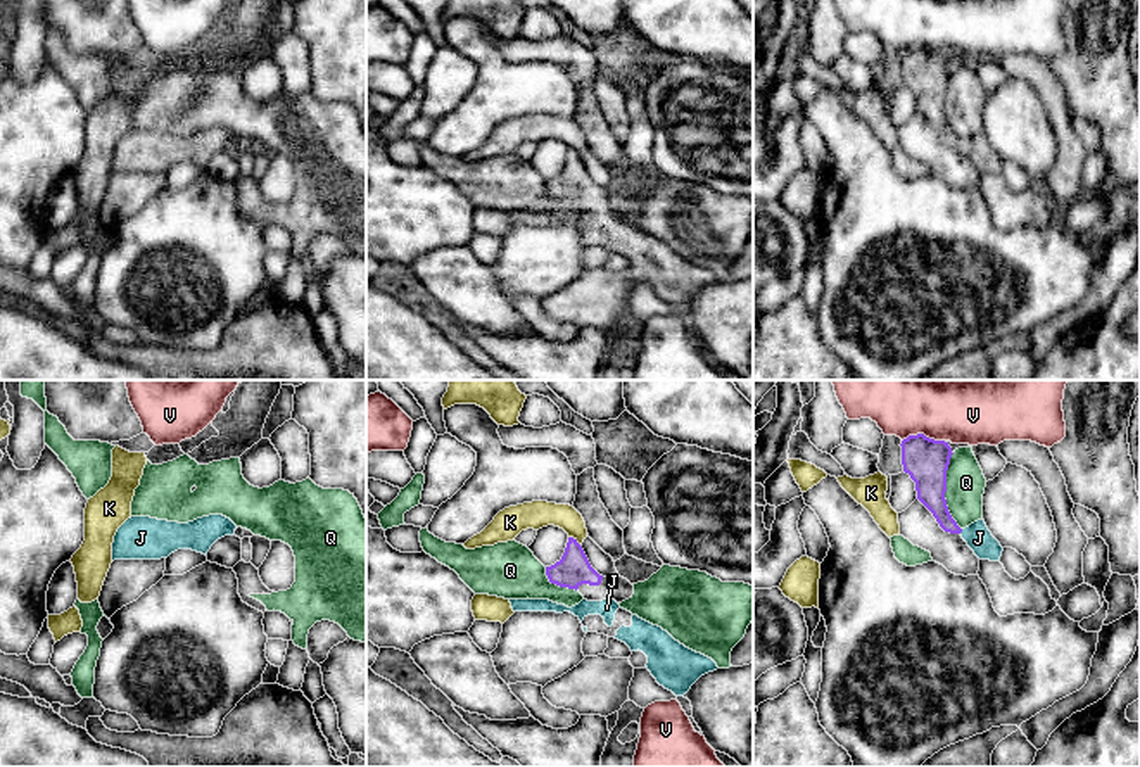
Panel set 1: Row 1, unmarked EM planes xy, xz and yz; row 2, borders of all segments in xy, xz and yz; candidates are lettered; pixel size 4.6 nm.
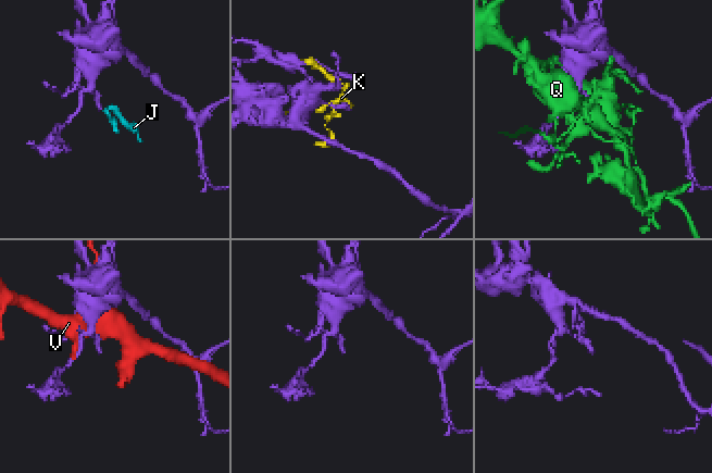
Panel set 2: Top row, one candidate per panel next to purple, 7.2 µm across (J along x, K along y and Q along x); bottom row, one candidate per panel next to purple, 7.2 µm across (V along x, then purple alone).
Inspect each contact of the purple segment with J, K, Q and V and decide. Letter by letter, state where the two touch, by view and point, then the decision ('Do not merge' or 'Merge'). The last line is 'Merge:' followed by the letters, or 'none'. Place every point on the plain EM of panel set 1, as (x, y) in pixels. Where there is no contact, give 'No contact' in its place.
J: Touches purple at yz (961, 144). Merge
K: Touches purple at xz (576, 154). Do not merge
Q: Touches purple at yz (945, 104). Do not merge
V: Touches purple at yz (923, 47). Do not merge
Merge: J

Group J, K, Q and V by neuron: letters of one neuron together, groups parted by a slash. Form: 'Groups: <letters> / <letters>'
Groups: J / K / Q / V

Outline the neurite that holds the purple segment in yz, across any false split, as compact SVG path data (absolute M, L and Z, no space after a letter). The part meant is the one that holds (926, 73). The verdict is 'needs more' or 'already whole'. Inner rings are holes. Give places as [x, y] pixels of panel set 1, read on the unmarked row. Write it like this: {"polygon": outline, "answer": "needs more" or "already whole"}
{"polygon": "M917 47L903 52L900 59L903 85L915 95L917 112L933 126L940 140L960 147L979 173L1000 174L1004 161L983 131L960 142L948 124L947 83L953 67L948 55Z", "answer": "needs more"}

